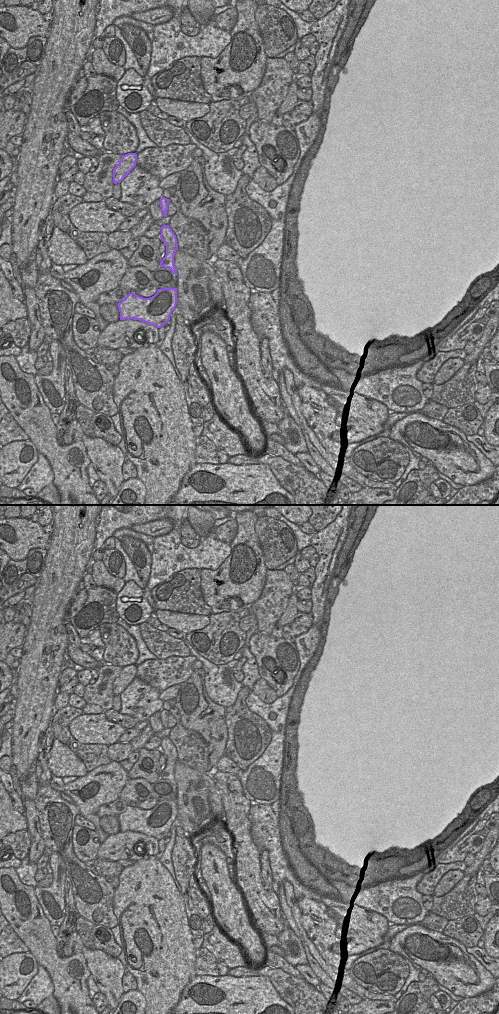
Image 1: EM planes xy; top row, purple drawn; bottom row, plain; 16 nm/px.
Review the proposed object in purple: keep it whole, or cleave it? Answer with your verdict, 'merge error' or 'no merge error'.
no merge error

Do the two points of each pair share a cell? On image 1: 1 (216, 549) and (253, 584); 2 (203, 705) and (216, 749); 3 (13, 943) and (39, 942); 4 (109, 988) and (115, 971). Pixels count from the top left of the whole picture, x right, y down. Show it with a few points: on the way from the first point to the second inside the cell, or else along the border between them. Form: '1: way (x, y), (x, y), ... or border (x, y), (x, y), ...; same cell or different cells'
1: border (230, 544), (230, 554), (216, 569), (204, 569); different cells
2: way (200, 716), (214, 731), (216, 738); same cell
3: border (10, 925), (29, 951); different cells
4: way (109, 984), (109, 977), (111, 975); same cell

